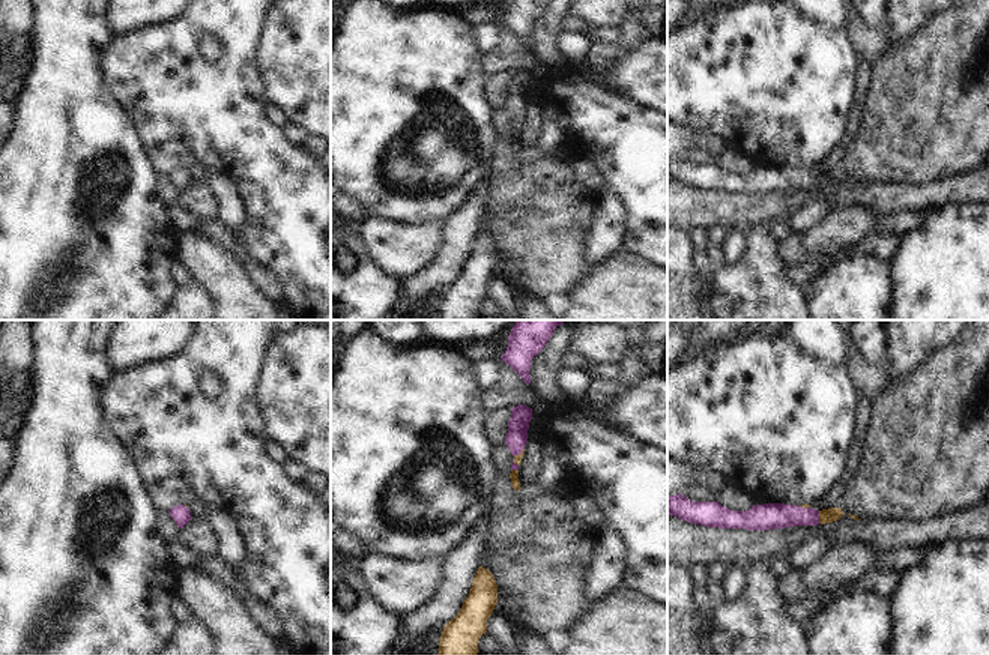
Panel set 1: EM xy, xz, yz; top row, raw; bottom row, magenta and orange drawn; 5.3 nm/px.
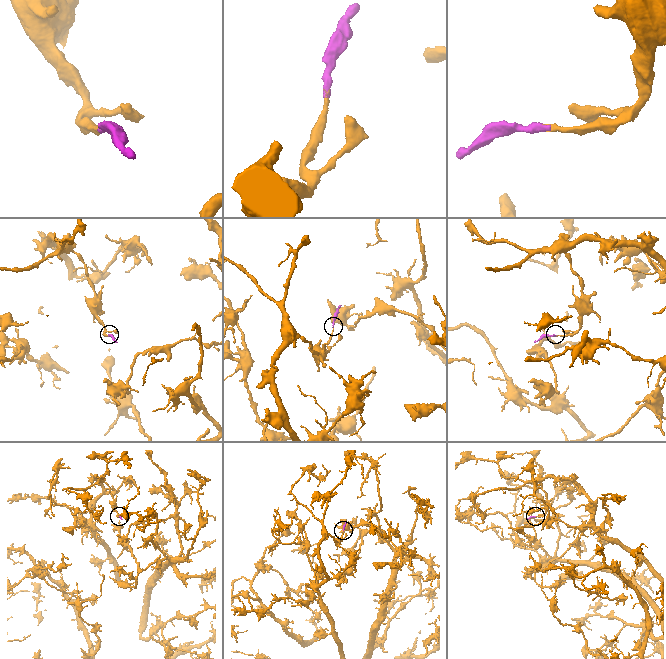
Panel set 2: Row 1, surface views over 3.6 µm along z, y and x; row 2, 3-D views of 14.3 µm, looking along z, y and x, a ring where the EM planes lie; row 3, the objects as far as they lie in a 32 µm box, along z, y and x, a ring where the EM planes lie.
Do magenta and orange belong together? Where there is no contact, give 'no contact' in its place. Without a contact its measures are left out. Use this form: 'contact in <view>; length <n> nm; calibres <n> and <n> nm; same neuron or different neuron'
contact in yz; length 60 nm; calibres 140 and 80 nm; same neuron

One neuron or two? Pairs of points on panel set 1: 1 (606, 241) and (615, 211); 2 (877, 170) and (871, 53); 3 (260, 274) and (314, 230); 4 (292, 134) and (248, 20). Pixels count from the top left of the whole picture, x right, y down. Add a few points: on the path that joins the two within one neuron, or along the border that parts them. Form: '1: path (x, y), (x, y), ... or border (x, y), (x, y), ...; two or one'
1: path (606, 233), (609, 218); one
2: border (889, 44), (871, 66); two
3: border (241, 244), (248, 254), (272, 272), (284, 298); two
4: border (281, 129), (289, 140), (299, 146); two

